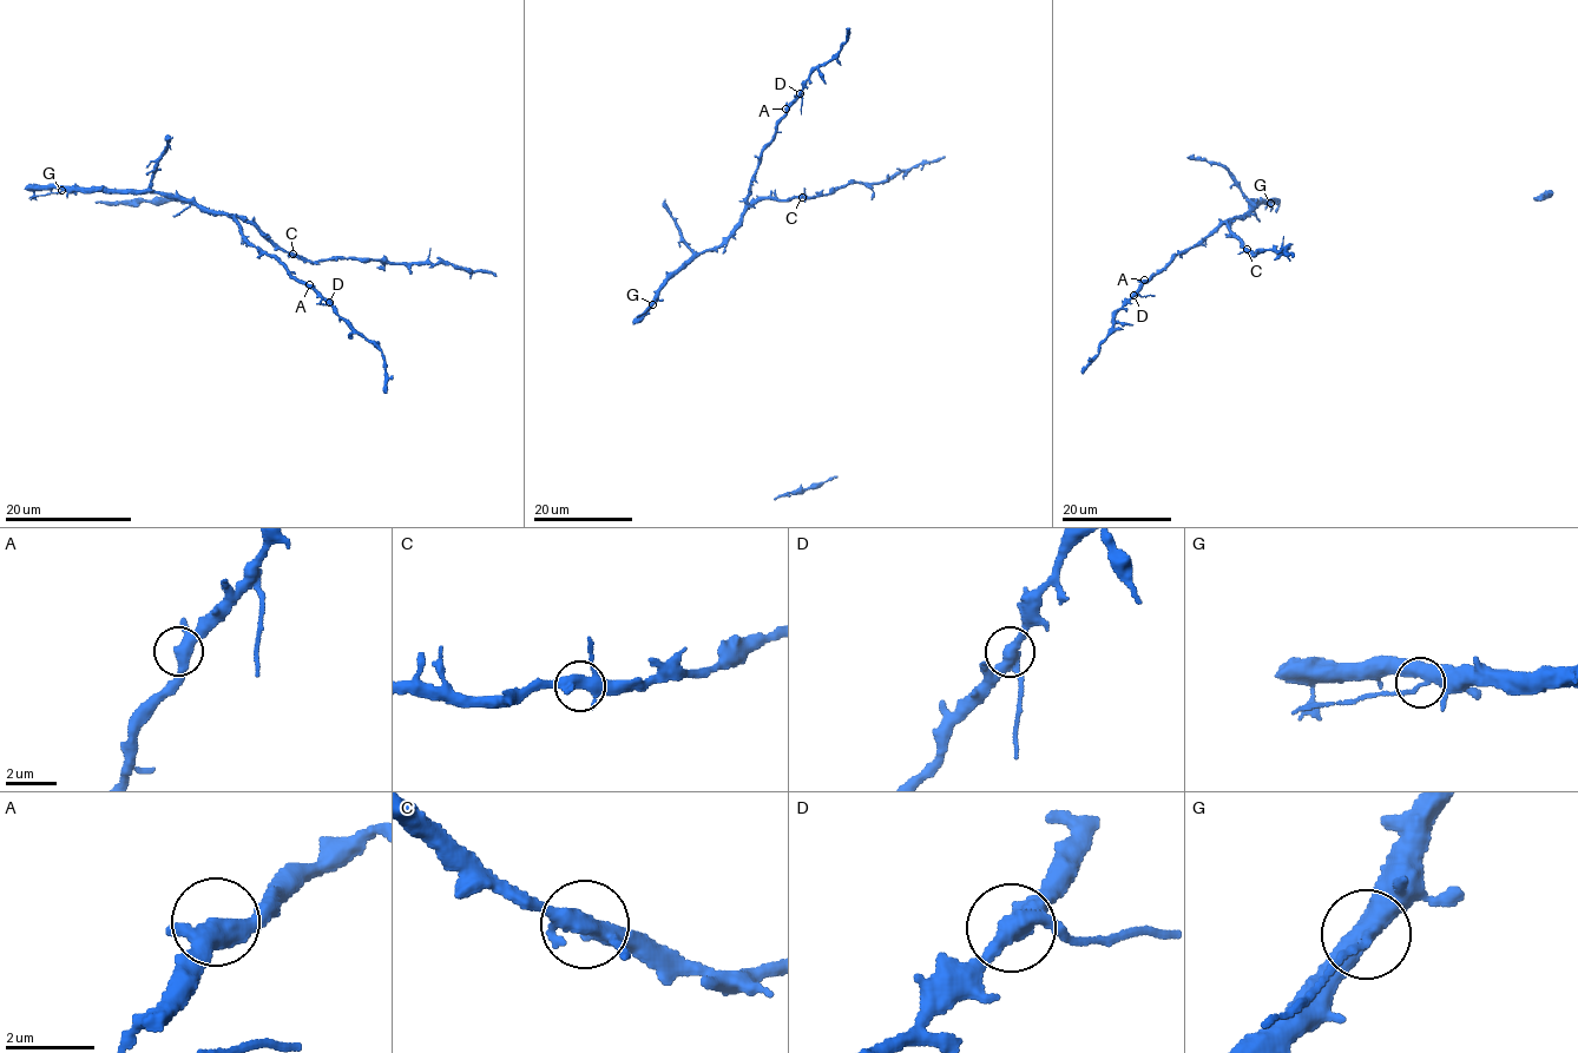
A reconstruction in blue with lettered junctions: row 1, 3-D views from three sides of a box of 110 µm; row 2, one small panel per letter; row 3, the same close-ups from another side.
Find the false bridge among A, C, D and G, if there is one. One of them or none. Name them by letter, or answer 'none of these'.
none of these

